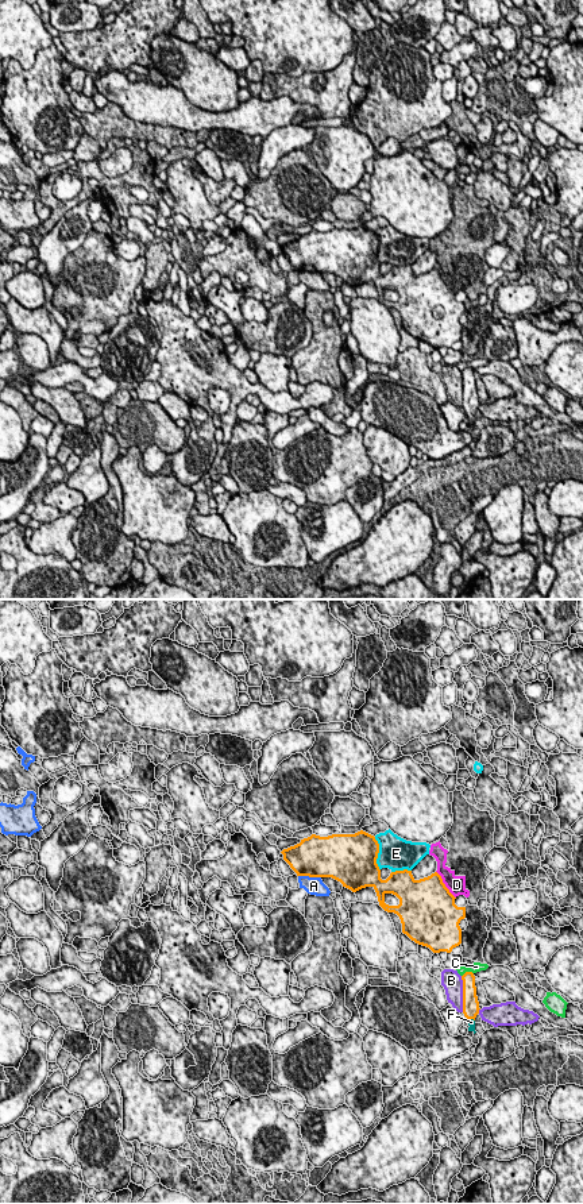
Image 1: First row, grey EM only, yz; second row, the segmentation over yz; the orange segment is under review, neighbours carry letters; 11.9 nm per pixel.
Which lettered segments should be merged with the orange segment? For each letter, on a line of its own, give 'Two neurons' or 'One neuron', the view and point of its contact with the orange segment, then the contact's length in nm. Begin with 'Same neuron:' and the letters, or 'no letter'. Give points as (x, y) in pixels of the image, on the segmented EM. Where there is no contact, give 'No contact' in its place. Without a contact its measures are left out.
Same neuron: F
A: Two neurons. Touches orange at yz (309, 876). Shared border 280 nm
B: Two neurons. Touches orange at yz (463, 994). Shared border 440 nm
C: Two neurons. Touches orange at yz (467, 972). Shared border 150 nm
D: Two neurons. Touches orange at yz (444, 884). Shared border 400 nm
E: Two neurons. Touches orange at yz (378, 852). Shared border 400 nm
F: One neuron. Touches orange at yz (471, 1018). Shared border 100 nm

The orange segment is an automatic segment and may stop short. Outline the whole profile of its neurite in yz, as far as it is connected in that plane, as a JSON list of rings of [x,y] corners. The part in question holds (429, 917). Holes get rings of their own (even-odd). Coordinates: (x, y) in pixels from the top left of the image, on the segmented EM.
[[[363,830],[328,837],[312,834],[281,853],[297,876],[332,877],[352,892],[372,887],[379,906],[399,916],[402,933],[433,953],[451,953],[462,943],[459,923],[466,918],[466,907],[455,904],[456,898],[441,876],[435,872],[416,880],[412,871],[404,869],[382,880],[374,836]],[[386,894],[395,895],[399,904],[386,904]]]

